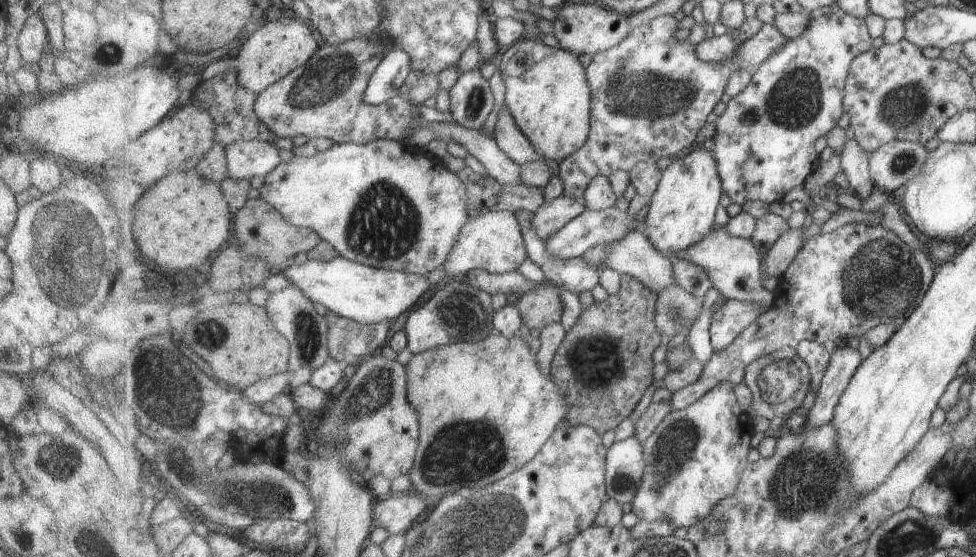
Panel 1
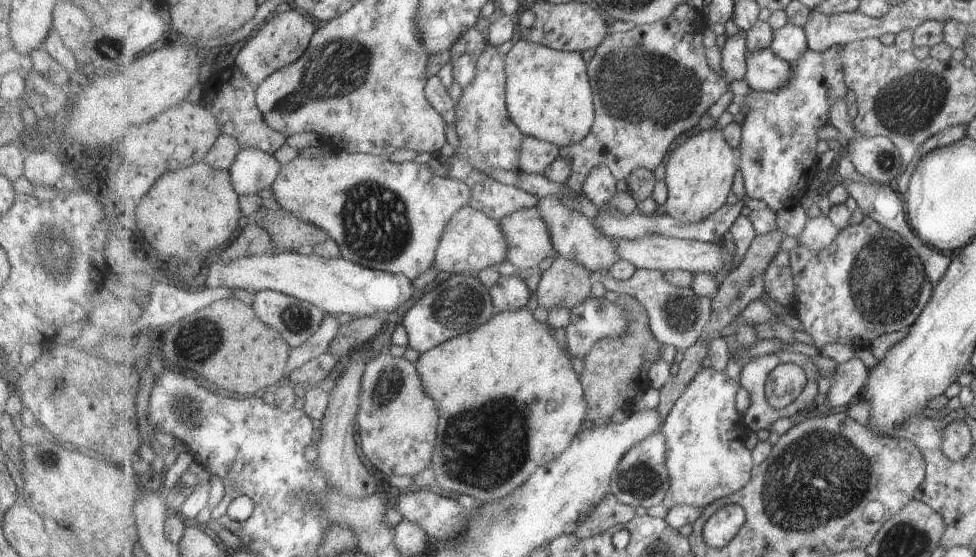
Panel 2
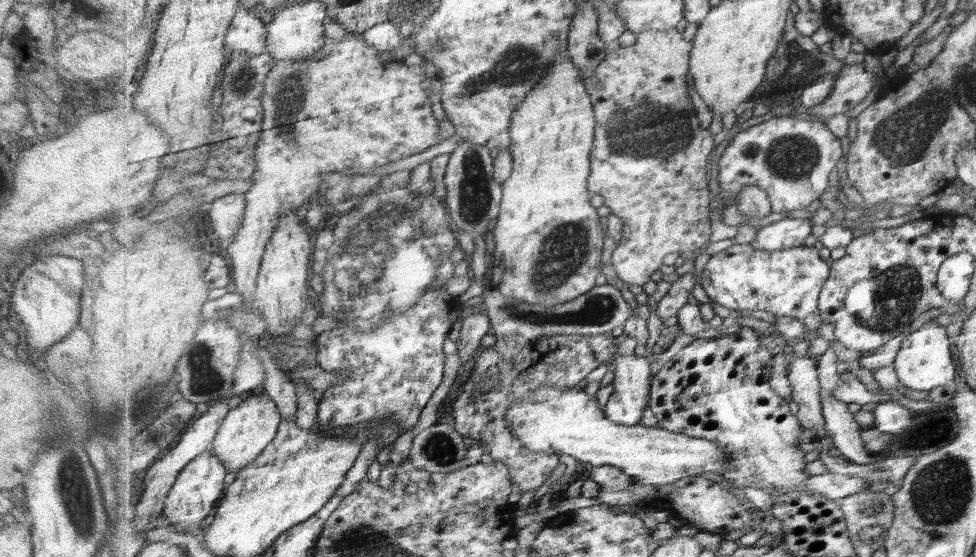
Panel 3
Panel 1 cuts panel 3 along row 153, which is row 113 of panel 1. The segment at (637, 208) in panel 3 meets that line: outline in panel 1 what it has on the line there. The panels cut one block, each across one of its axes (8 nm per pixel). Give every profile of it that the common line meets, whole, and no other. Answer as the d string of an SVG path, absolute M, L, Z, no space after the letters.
M661 15L645 24L635 26L619 46L598 52L586 68L592 90L591 130L585 146L558 164L558 172L564 179L565 192L571 198L581 198L591 181L599 176L611 178L617 170L630 171L639 162L656 164L661 158L675 159L675 154L687 150L707 124L709 114L722 102L731 76L737 70L756 70L767 58L773 56L789 39L774 24L764 24L757 36L747 40L739 50L739 56L722 64L699 60L697 45L677 38L679 20L672 15Z

